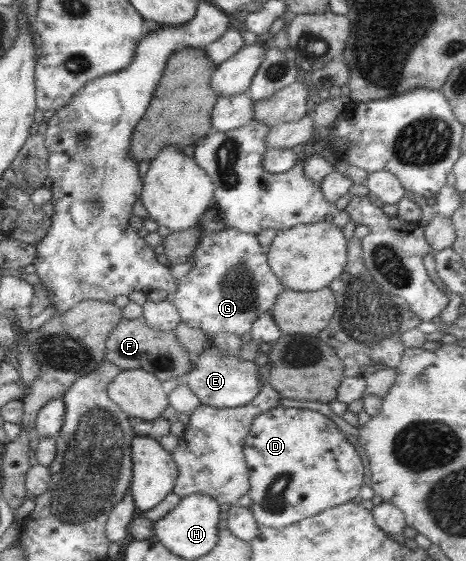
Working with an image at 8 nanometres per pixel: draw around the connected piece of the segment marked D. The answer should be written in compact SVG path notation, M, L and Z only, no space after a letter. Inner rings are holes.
M275 407L260 413L245 443L245 459L251 471L248 497L260 525L276 529L358 500L363 489L365 465L355 440L327 415L295 407Z

